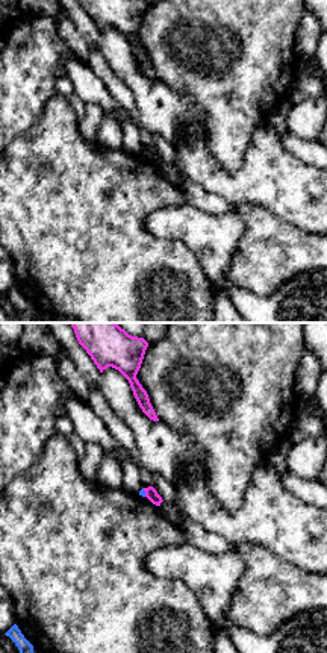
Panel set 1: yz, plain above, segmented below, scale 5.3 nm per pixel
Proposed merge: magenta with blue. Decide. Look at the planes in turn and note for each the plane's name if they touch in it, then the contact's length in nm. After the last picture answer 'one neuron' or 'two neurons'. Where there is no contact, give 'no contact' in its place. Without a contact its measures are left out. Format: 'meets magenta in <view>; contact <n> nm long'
meets magenta in yz; contact 50 nm long

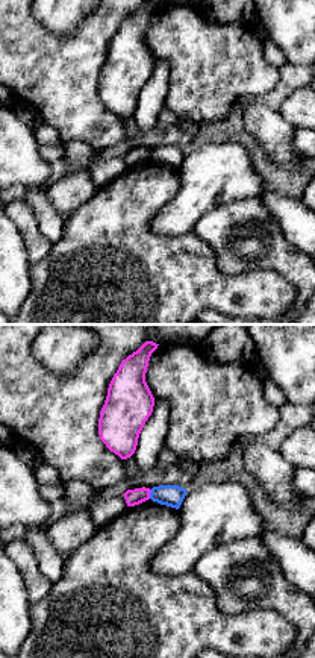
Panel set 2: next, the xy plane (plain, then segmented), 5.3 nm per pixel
meets magenta in xy; contact 50 nm long

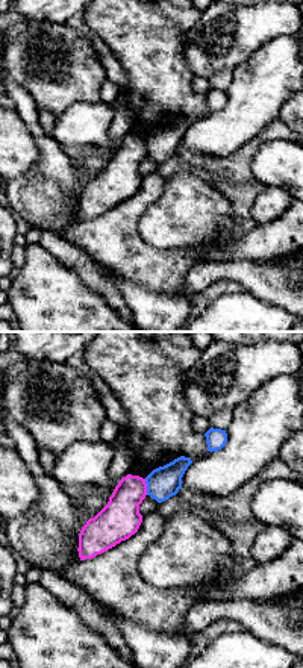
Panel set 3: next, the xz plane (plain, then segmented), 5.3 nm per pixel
meets magenta in xz; contact 90 nm long

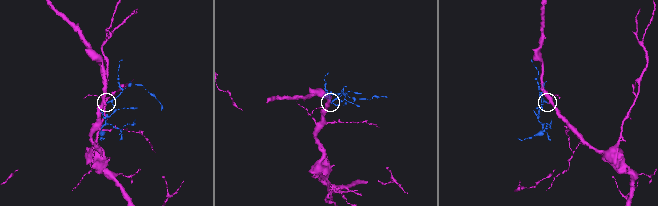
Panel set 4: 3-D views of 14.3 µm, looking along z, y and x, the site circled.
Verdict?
two neurons

